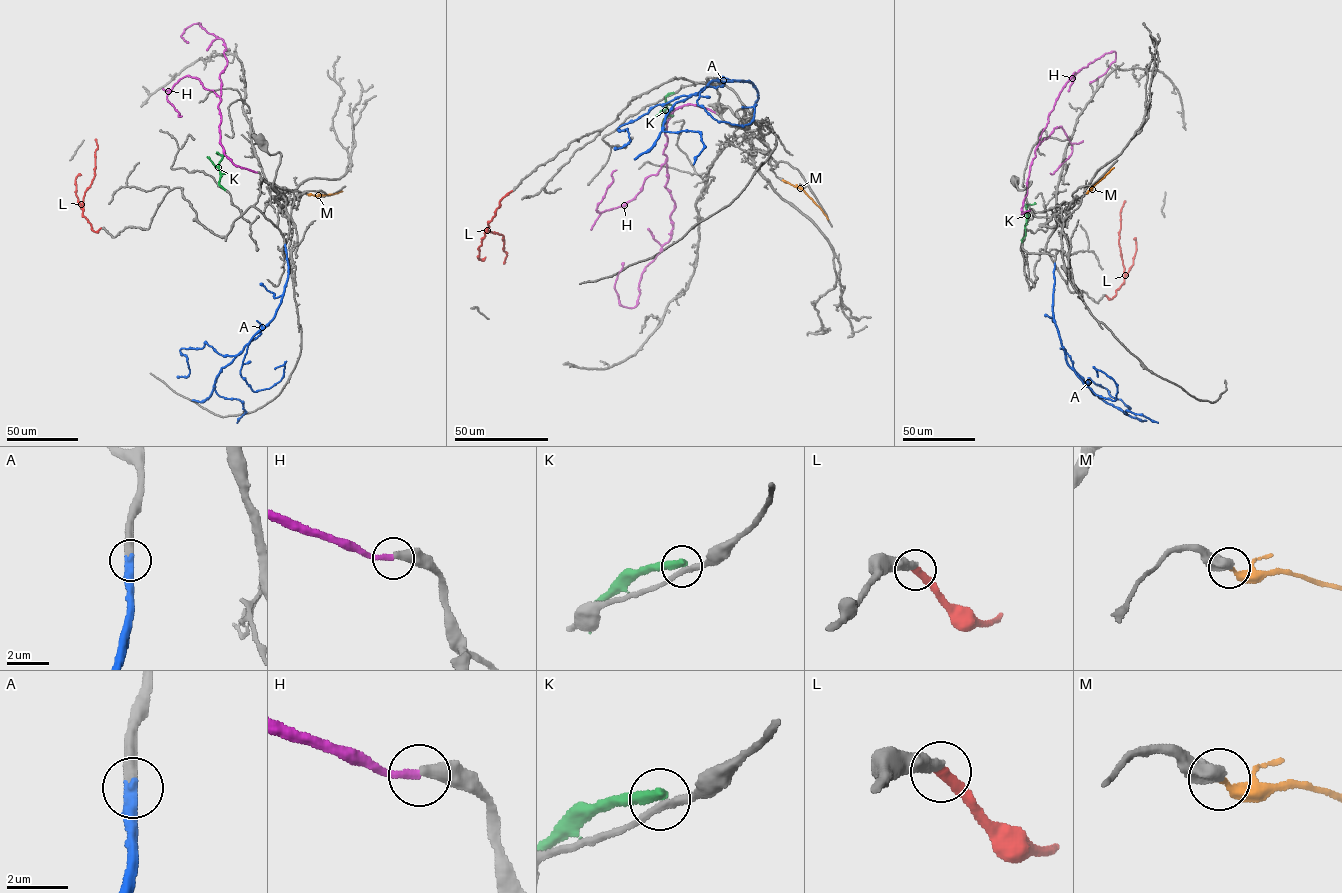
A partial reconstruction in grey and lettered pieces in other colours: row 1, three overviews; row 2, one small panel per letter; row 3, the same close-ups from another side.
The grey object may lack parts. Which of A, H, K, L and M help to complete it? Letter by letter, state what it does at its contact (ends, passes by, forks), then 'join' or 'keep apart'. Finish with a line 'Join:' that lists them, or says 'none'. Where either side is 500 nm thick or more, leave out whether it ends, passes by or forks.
A: it ends there; join
H: it ends there; join
K: it ends there; keep apart
L: it ends there; join
M: keep apart
Join: A, H, L

